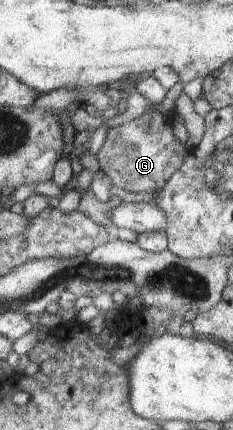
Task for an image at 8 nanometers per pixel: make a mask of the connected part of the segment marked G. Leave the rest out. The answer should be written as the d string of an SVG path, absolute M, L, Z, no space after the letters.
M160 111L146 112L128 124L109 128L102 148L96 154L100 171L110 178L111 184L131 193L161 190L180 169L188 149L174 137L172 124Z

